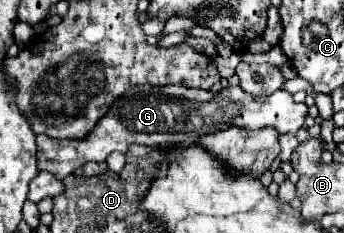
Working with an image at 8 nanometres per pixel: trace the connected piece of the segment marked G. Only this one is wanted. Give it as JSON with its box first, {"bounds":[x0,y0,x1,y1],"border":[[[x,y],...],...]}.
{"bounds":[38,85,306,179],"border":[[[136,85],[130,87],[124,95],[110,107],[110,111],[102,117],[102,121],[98,121],[94,131],[84,141],[56,141],[48,135],[38,135],[38,169],[50,171],[58,179],[64,179],[66,175],[74,173],[74,169],[90,161],[104,163],[106,157],[114,151],[126,153],[132,143],[150,147],[164,147],[166,143],[190,145],[200,135],[208,135],[226,127],[242,127],[246,131],[274,127],[278,133],[296,133],[306,123],[306,105],[294,103],[286,89],[258,99],[242,91],[242,87],[226,87],[220,93],[212,93],[184,85]]]}

